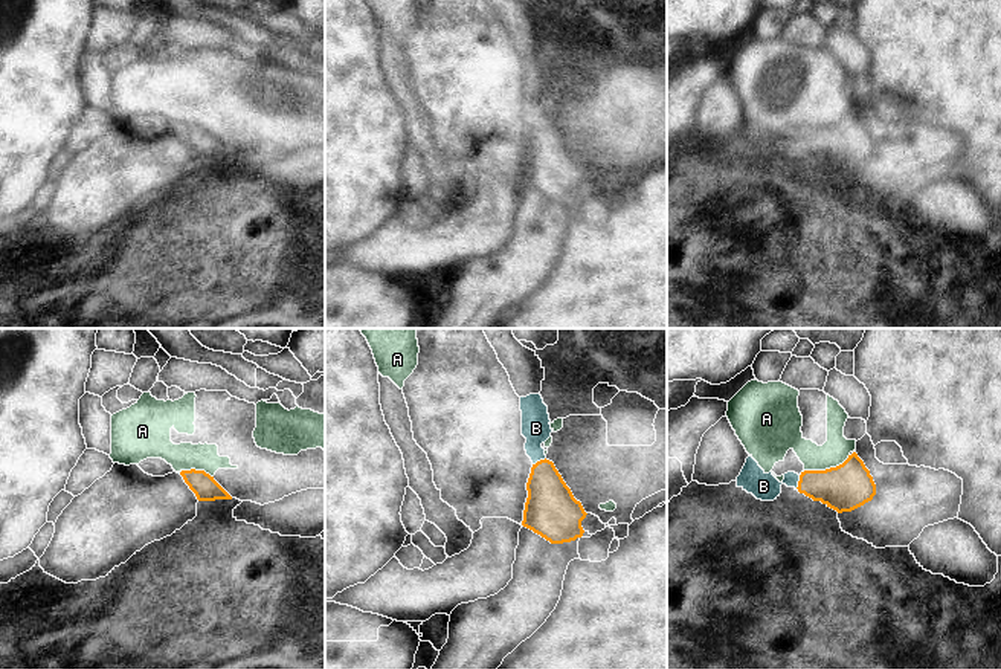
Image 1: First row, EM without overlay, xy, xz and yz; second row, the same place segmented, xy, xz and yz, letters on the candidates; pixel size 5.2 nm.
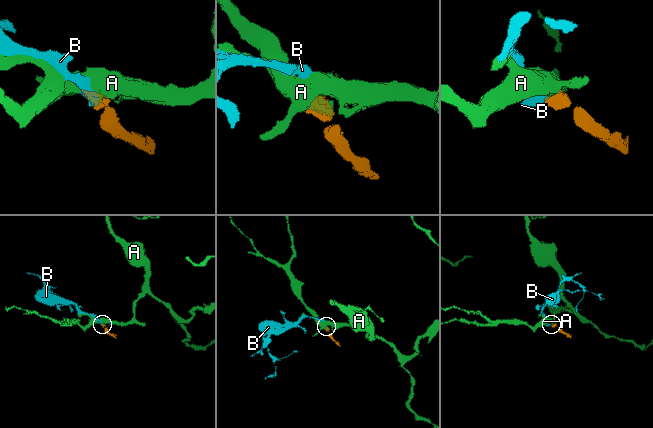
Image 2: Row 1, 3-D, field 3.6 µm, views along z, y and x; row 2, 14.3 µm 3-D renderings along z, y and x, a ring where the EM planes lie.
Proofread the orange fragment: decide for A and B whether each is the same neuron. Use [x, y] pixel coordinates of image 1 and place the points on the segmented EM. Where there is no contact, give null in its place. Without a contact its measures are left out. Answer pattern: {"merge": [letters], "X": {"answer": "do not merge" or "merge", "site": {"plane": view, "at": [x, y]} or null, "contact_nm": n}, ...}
{"merge": ["B"], "A": {"answer": "do not merge", "site": {"plane": "yz", "at": [826, 469]}, "contact_nm": 260}, "B": {"answer": "merge", "site": {"plane": "yz", "at": [798, 483]}, "contact_nm": 80}}

